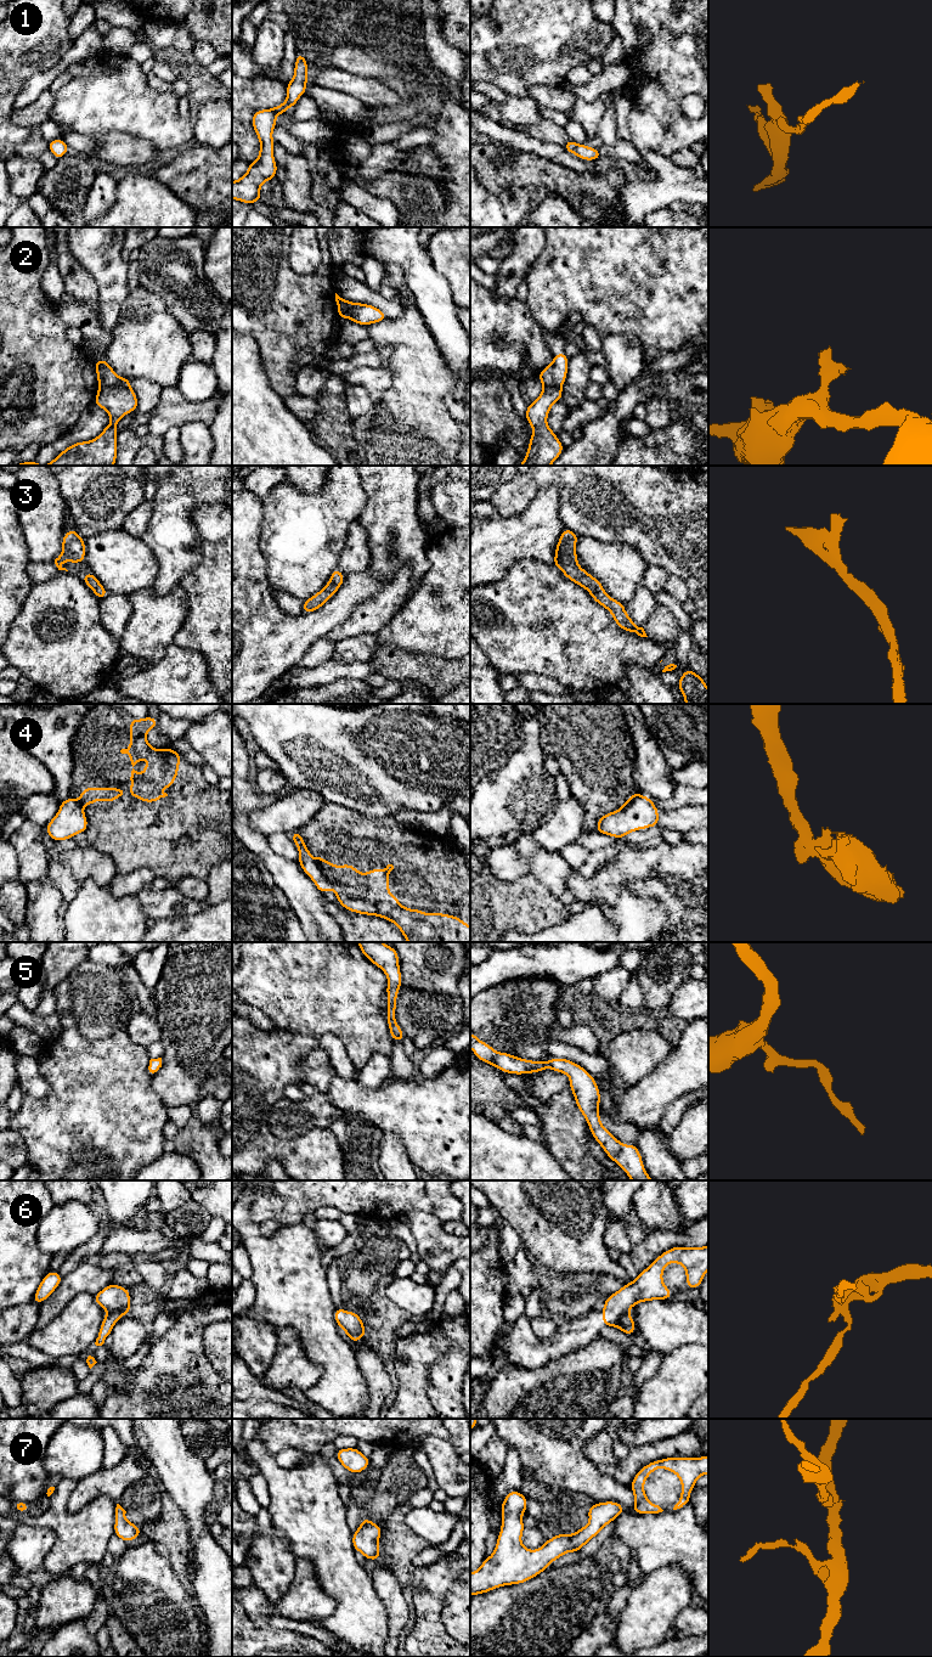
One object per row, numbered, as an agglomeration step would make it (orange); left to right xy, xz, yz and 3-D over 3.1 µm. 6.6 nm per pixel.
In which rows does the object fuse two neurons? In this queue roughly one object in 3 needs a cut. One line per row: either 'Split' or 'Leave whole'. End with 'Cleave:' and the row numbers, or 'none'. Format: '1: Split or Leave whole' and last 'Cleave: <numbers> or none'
1: Leave whole
2: Split
3: Leave whole
4: Split
5: Leave whole
6: Split
7: Leave whole
Cleave: 2, 4, 6

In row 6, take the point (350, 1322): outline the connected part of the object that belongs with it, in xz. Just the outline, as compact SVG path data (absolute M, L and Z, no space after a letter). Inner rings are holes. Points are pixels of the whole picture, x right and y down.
M338 1307L334 1312L334 1319L337 1326L343 1328L344 1331L348 1334L358 1334L365 1336L367 1332L362 1319L358 1317L356 1312L345 1312L341 1307Z

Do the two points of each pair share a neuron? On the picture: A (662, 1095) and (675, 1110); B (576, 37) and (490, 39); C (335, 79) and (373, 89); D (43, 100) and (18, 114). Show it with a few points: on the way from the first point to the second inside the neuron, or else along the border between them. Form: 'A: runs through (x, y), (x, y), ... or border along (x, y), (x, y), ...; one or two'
A: border along (695, 1089), (675, 1099), (654, 1127); two
B: runs through (554, 37), (512, 39); one
C: runs through (345, 83), (363, 89); one
D: runs through (37, 106), (28, 114), (24, 114); one

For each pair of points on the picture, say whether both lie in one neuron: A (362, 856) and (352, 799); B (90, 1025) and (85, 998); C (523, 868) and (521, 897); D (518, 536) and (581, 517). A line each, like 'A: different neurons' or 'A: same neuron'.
A: different neurons
B: same neuron
C: different neurons
D: different neurons

